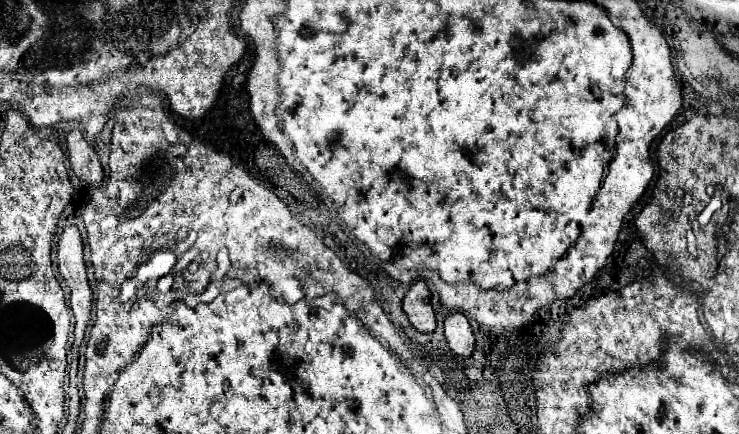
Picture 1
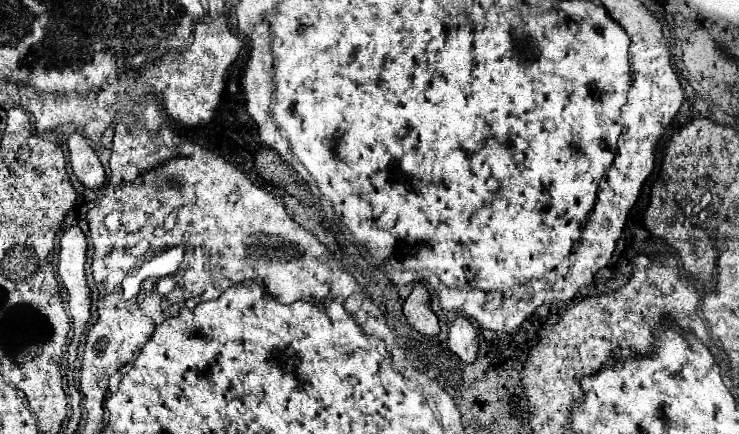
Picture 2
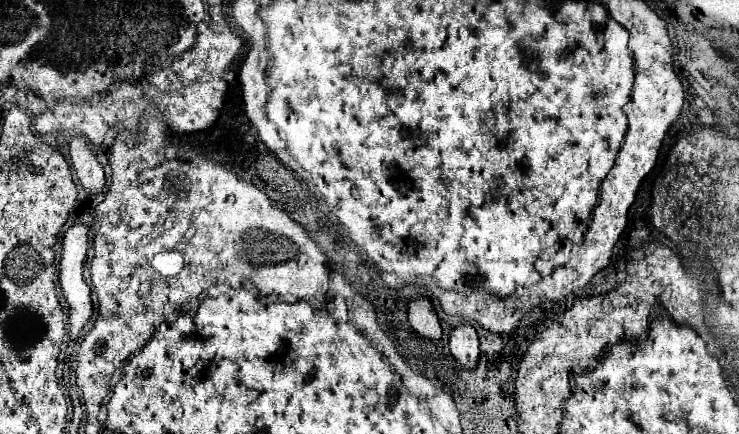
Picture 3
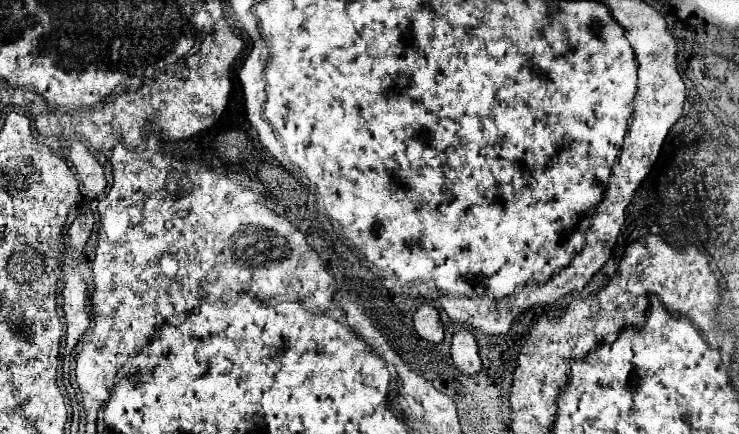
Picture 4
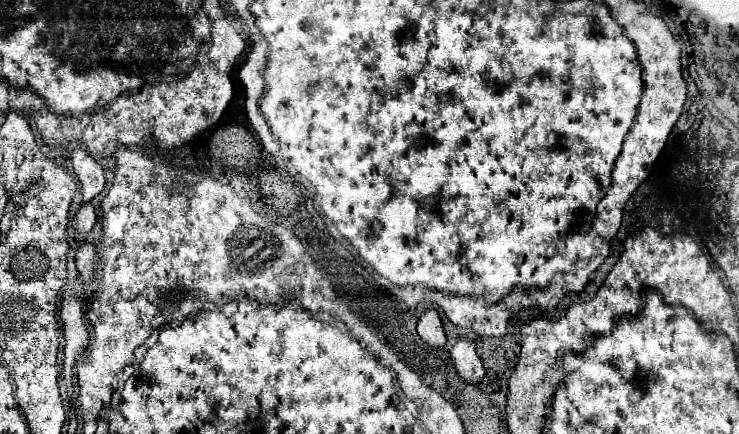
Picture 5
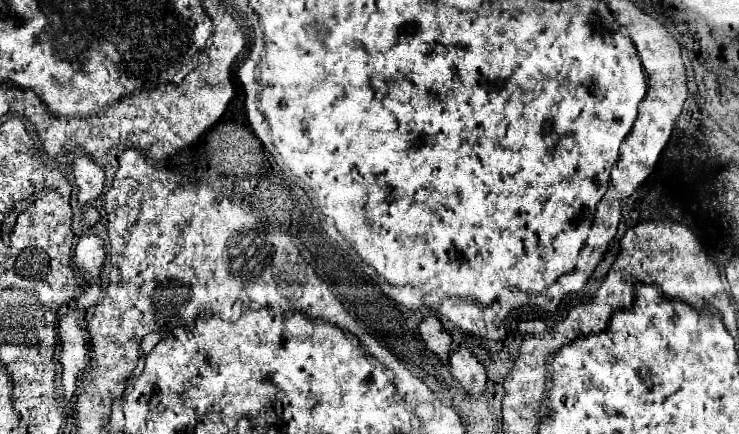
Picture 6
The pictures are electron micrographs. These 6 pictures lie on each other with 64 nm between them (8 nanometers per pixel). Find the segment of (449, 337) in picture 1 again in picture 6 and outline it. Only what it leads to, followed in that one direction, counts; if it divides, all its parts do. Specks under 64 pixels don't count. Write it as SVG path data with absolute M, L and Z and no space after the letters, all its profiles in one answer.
M468 348L450 354L450 372L470 396L480 396L486 390L486 370Z

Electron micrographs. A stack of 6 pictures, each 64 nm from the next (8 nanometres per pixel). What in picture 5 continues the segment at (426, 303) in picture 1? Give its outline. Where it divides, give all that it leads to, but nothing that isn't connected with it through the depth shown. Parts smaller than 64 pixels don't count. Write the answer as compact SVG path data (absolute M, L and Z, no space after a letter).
M426 310L418 320L418 334L420 338L430 344L432 348L442 348L446 344L446 334L436 310Z

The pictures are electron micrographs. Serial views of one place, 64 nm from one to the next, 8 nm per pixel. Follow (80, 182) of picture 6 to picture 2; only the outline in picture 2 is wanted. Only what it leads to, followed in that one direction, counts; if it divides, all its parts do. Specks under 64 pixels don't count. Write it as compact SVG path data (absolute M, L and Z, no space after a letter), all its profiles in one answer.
M74 132L68 140L68 148L70 148L72 170L74 170L76 178L82 182L82 186L86 186L90 190L102 188L106 174L104 174L104 168L102 168L98 156L86 142L86 138L82 134Z

